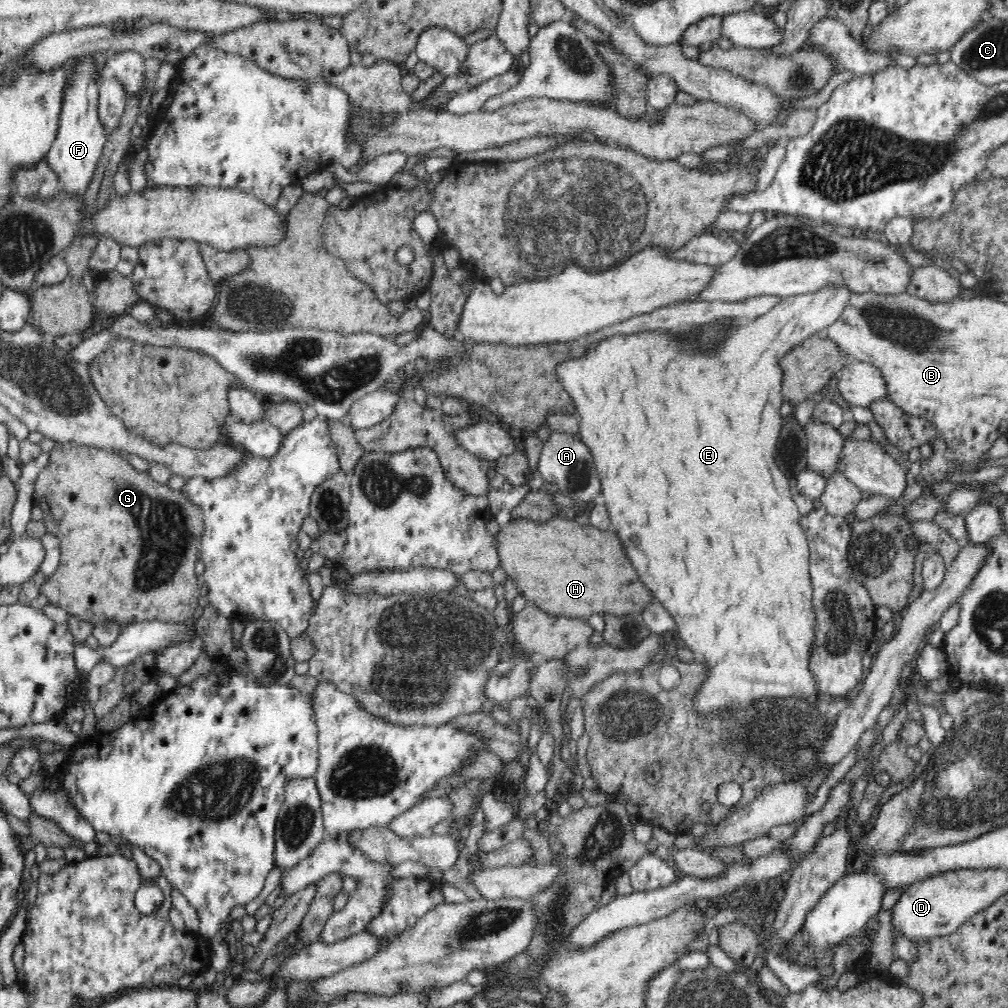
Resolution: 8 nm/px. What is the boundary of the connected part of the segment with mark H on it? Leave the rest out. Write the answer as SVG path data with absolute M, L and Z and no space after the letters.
M558 518L558 524L548 521L544 522L544 524L536 524L536 522L532 522L532 520L512 519L504 526L500 526L498 534L495 536L495 547L497 548L497 555L499 556L499 565L504 569L506 576L513 578L519 594L523 594L527 602L536 603L542 610L549 611L550 614L564 615L572 618L589 618L592 614L605 613L613 613L614 616L618 617L633 616L642 614L642 612L654 602L652 591L637 575L637 570L633 564L630 564L628 553L626 553L625 547L621 543L621 539L616 531L612 529L600 530L592 524L583 525L578 520L573 521L571 518L568 522L561 522L560 518Z

